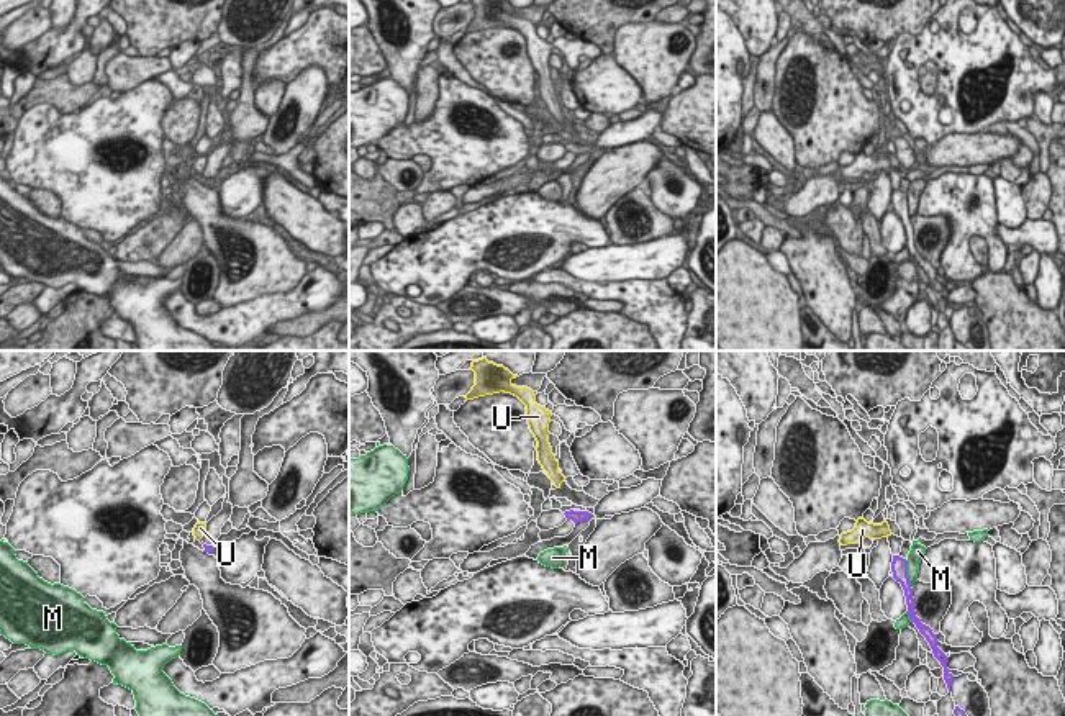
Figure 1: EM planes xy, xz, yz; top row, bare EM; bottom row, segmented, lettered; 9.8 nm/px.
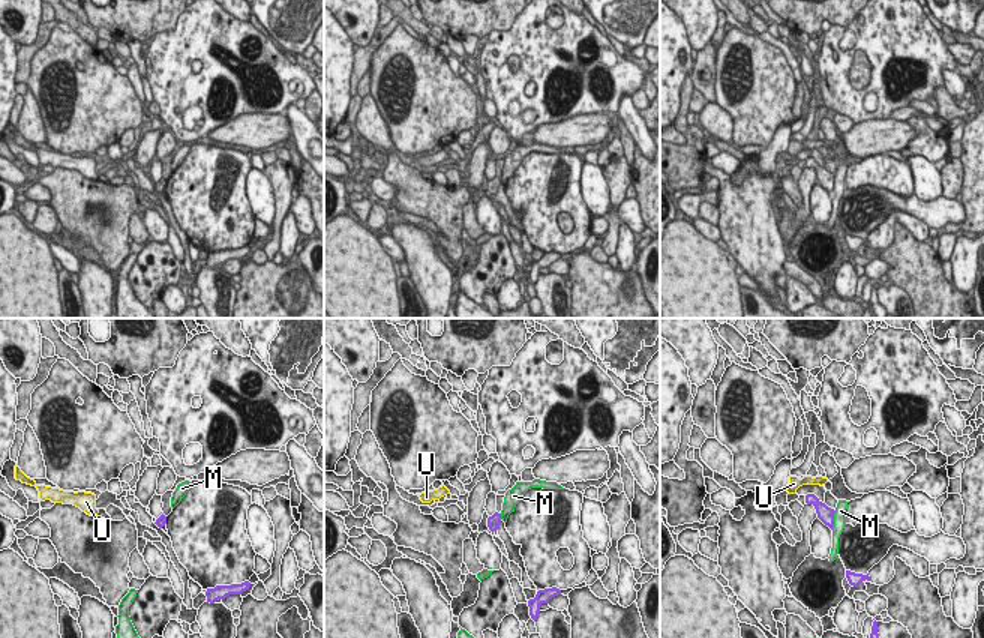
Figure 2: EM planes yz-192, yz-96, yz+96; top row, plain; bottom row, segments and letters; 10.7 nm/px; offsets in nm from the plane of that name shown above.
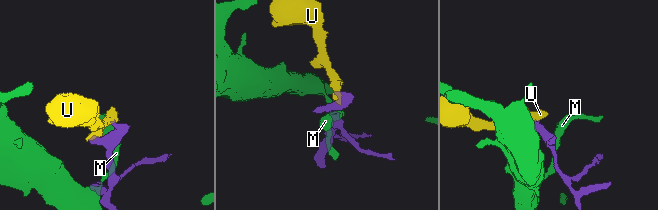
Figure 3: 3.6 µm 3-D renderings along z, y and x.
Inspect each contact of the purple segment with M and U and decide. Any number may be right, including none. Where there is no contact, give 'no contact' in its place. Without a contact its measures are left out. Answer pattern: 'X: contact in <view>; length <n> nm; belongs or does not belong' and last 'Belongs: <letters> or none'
M: contact in yz; length 240 nm; does not belong
U: contact in yz; length 50 nm; belongs
Belongs: U

